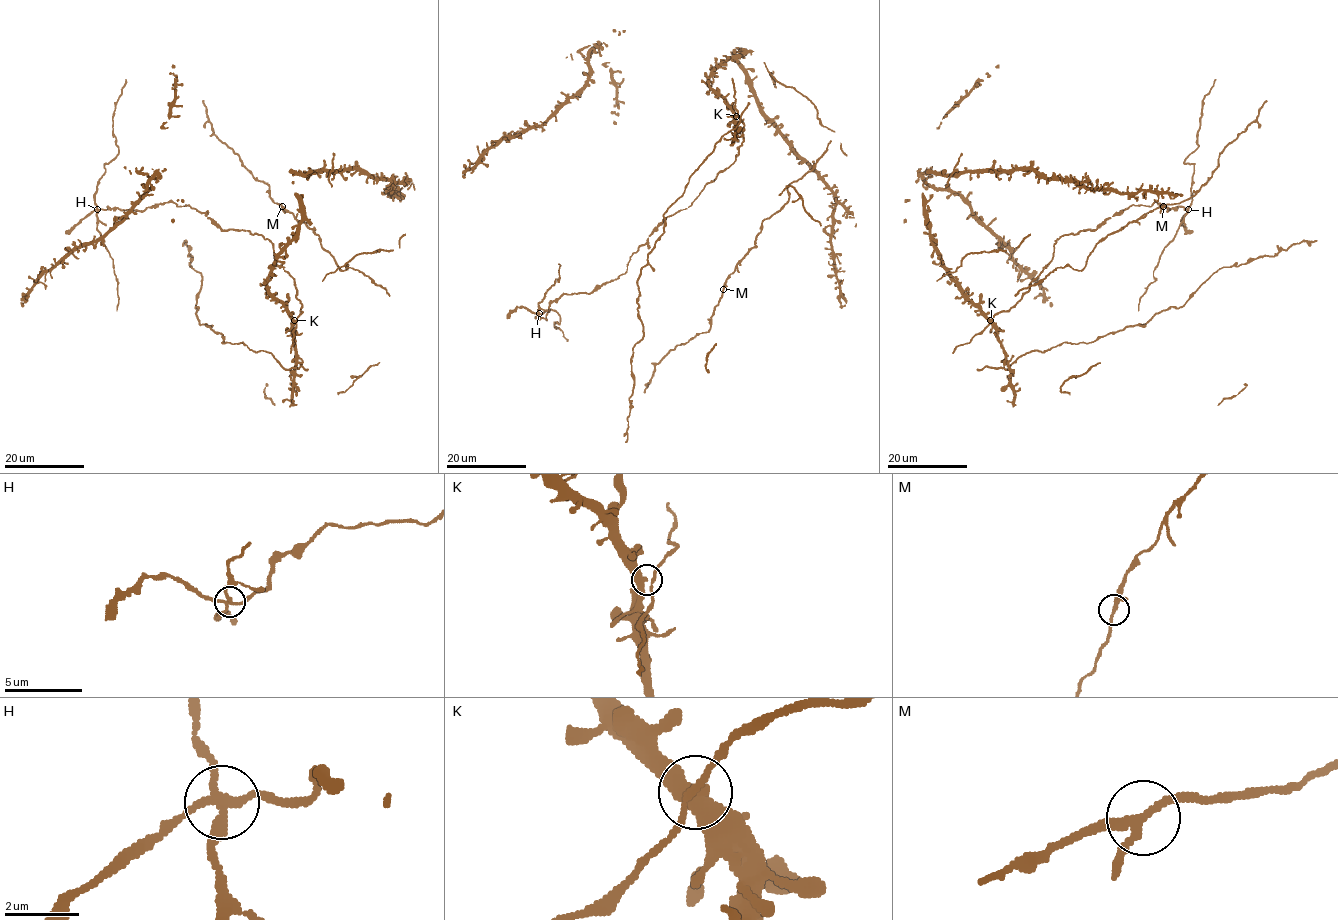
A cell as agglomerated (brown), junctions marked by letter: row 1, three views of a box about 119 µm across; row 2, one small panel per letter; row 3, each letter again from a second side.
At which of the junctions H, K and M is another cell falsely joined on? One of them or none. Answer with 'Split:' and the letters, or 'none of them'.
Split: H

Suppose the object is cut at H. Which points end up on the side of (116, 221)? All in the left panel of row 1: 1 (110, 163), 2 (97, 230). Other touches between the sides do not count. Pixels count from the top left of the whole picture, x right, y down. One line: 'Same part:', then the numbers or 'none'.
Same part: none

